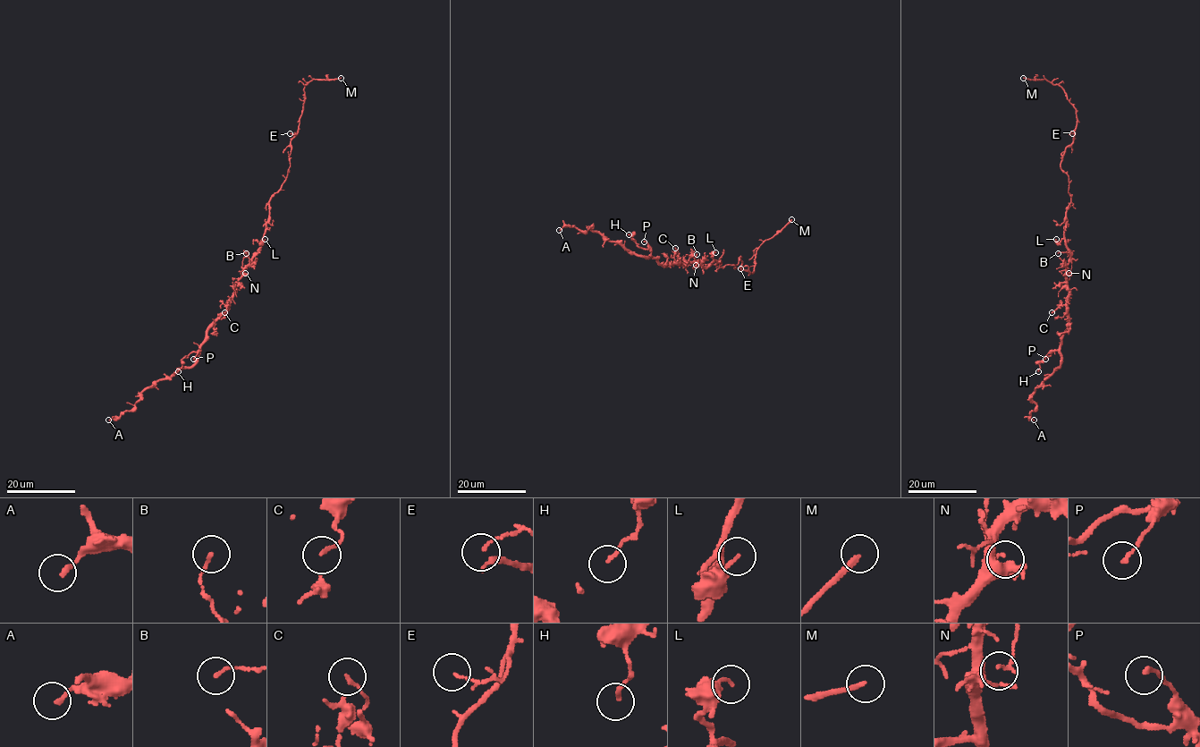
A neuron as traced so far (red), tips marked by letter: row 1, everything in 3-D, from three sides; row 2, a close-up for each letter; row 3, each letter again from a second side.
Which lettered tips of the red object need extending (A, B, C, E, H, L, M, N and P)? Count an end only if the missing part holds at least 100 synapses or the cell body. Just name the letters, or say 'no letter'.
M

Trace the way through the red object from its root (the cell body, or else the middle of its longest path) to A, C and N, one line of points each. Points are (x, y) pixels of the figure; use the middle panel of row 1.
A: (707, 266), (697, 262), (661, 264), (654, 258), (630, 254), (591, 228), (586, 233), (569, 226), (559, 230)
C: (707, 266), (697, 262), (682, 264), (675, 248)
N: (707, 266), (693, 268), (696, 265)

